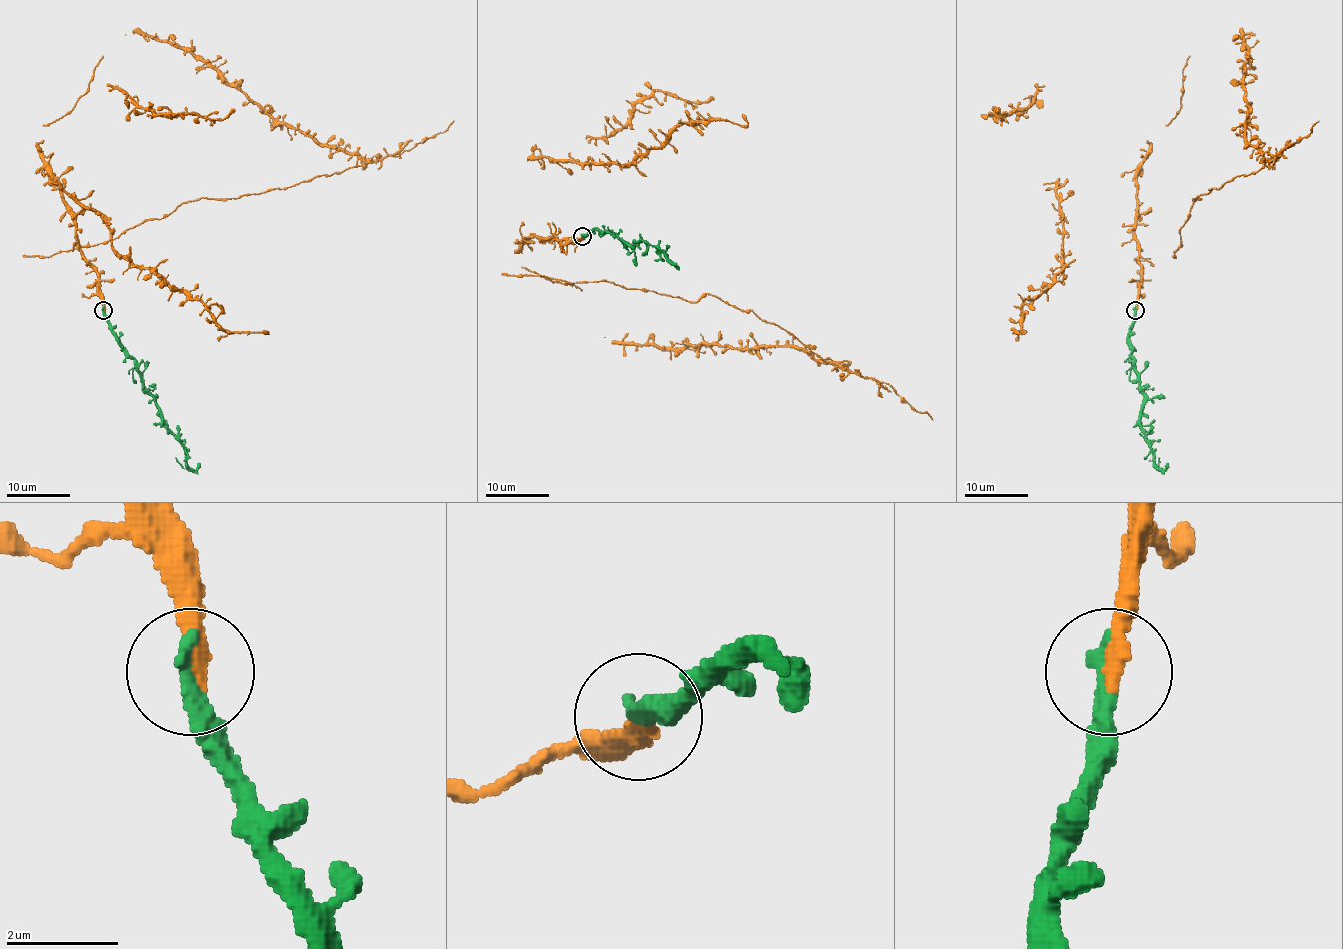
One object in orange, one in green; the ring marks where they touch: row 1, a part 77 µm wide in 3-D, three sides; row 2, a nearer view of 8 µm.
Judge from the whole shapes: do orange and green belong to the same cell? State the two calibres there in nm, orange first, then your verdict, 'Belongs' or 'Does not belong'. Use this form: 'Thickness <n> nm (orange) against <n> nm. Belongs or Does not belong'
Thickness 320 nm (orange) against 360 nm. Belongs

